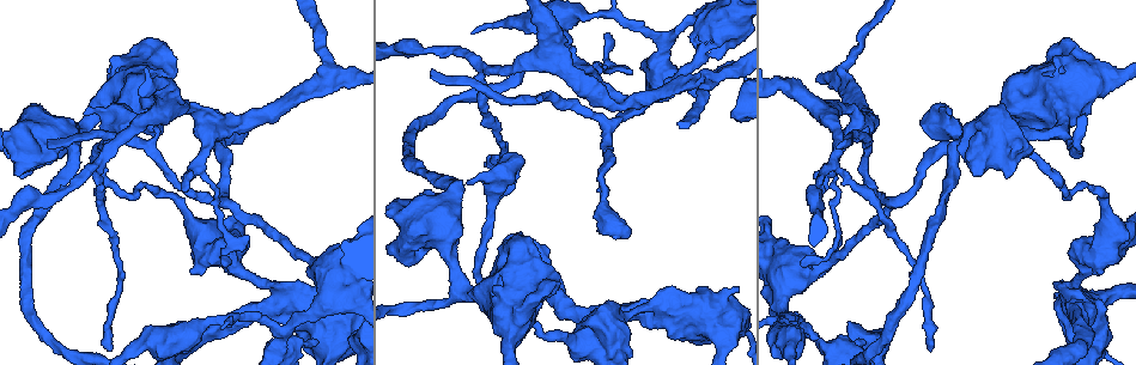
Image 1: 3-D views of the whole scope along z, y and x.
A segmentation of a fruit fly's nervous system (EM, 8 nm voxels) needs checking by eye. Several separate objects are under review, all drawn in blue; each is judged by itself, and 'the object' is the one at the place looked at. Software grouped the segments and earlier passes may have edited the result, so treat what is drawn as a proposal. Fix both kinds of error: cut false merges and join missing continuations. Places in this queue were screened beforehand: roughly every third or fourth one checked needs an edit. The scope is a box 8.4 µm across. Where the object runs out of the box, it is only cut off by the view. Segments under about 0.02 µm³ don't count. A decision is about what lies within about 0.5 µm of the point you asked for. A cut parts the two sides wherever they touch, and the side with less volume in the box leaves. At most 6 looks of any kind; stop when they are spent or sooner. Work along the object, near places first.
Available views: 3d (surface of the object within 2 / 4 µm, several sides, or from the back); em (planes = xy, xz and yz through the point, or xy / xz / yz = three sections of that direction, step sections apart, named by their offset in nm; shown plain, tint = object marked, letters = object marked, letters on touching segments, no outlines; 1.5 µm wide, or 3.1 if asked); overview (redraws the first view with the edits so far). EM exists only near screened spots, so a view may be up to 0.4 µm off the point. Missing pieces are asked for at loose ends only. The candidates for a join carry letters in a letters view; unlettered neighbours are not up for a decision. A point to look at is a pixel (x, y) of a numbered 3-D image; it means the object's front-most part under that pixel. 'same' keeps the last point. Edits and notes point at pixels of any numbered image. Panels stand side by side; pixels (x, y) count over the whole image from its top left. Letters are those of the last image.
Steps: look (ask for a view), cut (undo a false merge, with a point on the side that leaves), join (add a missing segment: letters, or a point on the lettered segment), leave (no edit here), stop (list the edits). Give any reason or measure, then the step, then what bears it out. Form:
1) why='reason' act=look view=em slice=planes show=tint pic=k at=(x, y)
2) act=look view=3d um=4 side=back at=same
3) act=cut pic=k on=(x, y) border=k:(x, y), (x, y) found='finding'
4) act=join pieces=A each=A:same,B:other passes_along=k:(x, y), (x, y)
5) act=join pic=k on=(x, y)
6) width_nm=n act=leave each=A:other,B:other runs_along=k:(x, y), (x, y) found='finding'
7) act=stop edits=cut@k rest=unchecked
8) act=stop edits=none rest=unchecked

why='an open end' act=look view=3d um=4 pic=1 at=(431, 71)

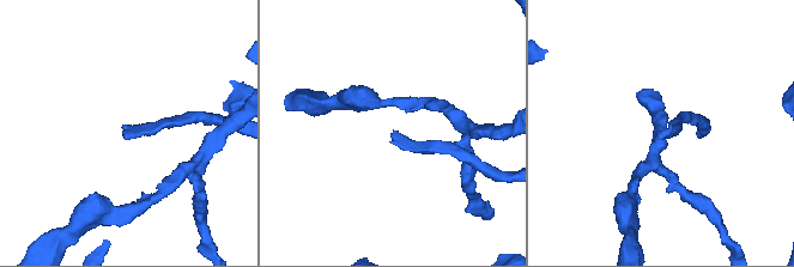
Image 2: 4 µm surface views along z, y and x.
act=look view=em slice=yz step=4 show=letters pic=2 at=(126, 131)

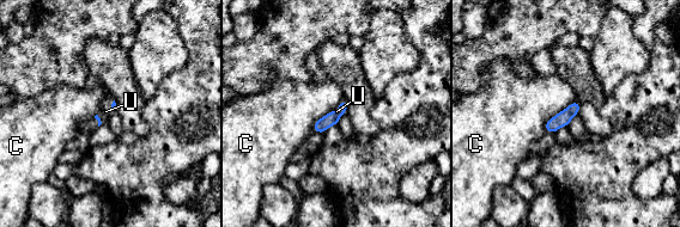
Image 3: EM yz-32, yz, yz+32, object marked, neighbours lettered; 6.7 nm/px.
why='another direction' act=look view=em slice=planes show=letters at=same

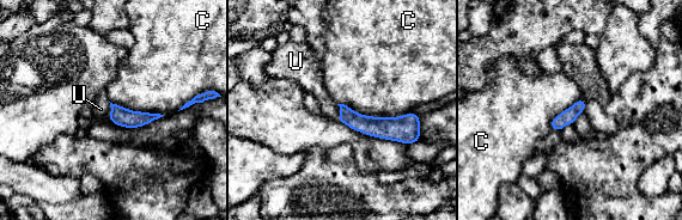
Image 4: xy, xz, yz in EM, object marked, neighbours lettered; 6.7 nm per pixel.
act=join pieces=U each=C:other,U:same passes_along=4:(121, 116), (111, 110), (101, 109) found='it goes on there'

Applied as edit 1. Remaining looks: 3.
why='see it whole again' act=look view=overview

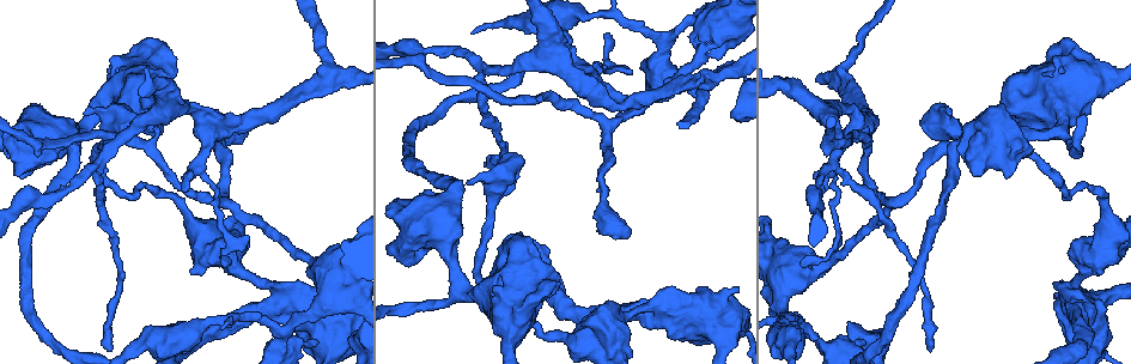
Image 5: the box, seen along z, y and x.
why='an open end' act=look view=em slice=planes show=letters pic=5 at=(950, 113)

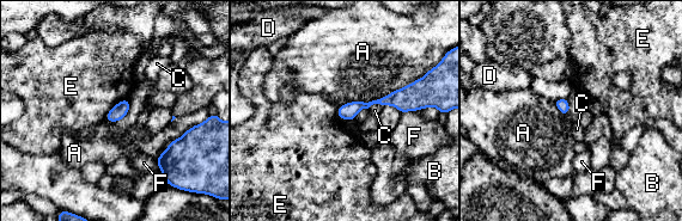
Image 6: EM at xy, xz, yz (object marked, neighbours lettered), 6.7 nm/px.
act=leave each=A:other,B:other,C:other,D:other,E:other,F:other border=6:(127, 97), (117, 102), (104, 118) found='no lettered segment goes on from it'

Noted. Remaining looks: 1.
act=stop edits=join@4 rest=unchecked

